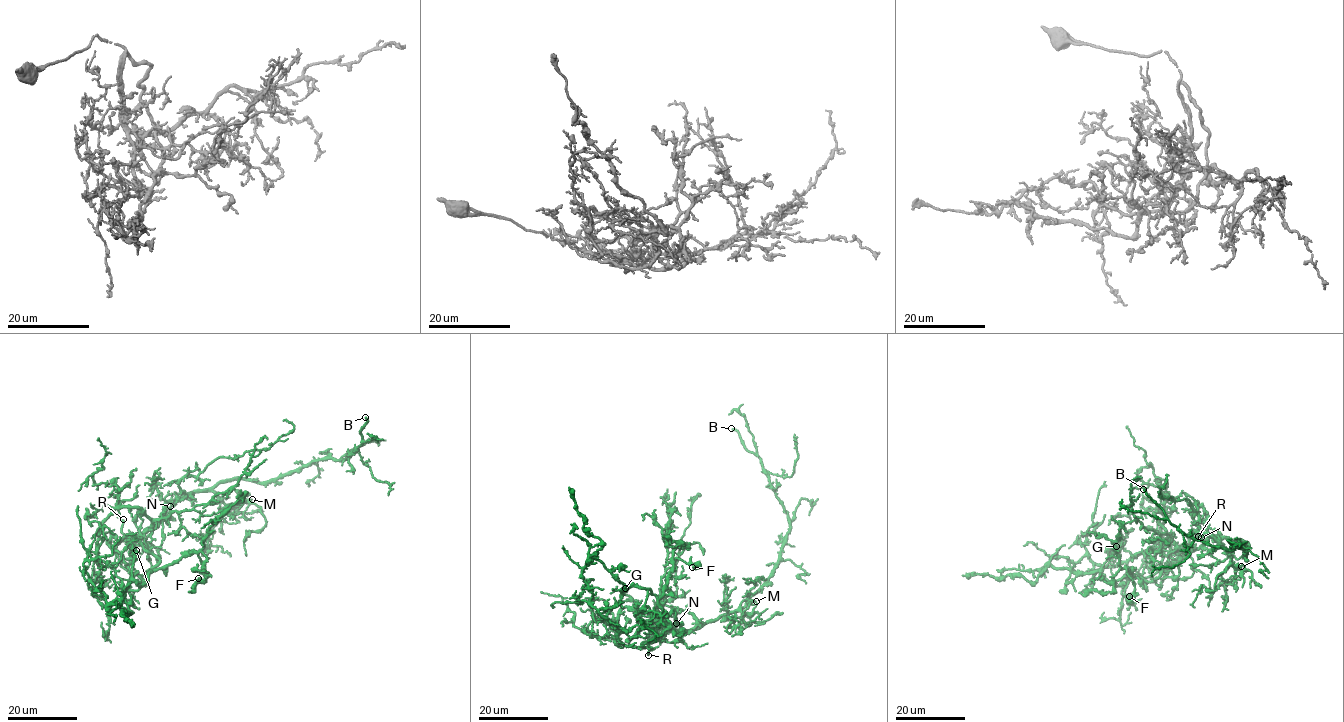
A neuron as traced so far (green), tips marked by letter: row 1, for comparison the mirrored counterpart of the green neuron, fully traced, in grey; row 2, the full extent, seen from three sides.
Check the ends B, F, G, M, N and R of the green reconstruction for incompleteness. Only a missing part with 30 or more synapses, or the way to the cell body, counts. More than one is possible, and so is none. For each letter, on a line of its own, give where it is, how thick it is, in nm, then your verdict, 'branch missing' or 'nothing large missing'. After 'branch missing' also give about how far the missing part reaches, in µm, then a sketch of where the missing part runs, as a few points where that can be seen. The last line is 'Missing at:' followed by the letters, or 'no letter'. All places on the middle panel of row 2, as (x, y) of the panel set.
B: (731, 428) | 220 nm | branch missing | 40 µm | (731, 428), (708, 401), (696, 394), (676, 393), (669, 387), (670, 379), (676, 376), (681, 383)
F: (692, 567) | 200 nm | nothing large missing
G: (625, 588) | 240 nm | nothing large missing
M: (756, 601) | 190 nm | nothing large missing
N: (676, 623) | 100 nm | nothing large missing
R: (648, 655) | 240 nm | branch missing | 70 µm | (648, 655), (636, 668), (616, 667), (590, 653), (511, 632)
Missing at: B, R

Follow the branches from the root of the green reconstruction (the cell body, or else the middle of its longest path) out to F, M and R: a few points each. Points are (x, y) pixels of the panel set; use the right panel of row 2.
F: (1211, 537), (1195, 548), (1173, 549), (1161, 586), (1133, 578), (1126, 568), (1134, 587), (1131, 600), (1129, 596)
M: (1211, 537), (1228, 539), (1233, 543), (1229, 565), (1241, 566)
R: (1211, 537), (1197, 548), (1178, 550), (1187, 549), (1198, 536)

